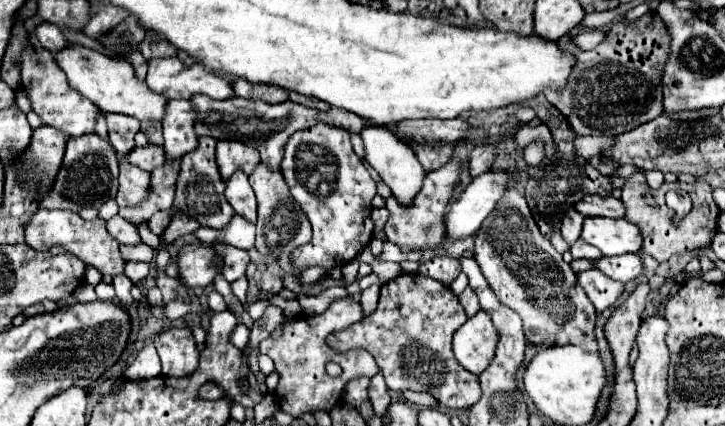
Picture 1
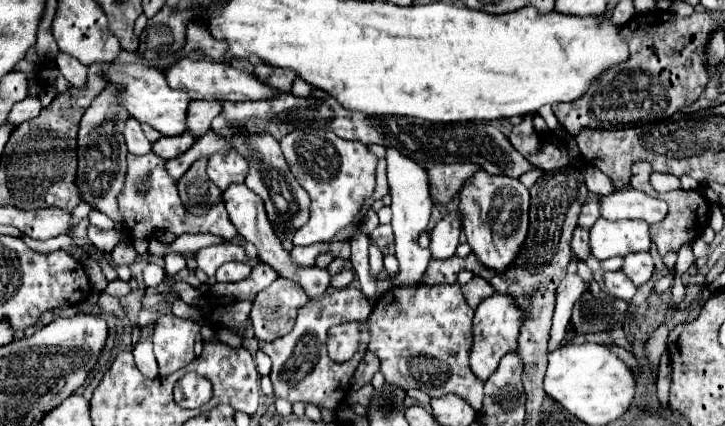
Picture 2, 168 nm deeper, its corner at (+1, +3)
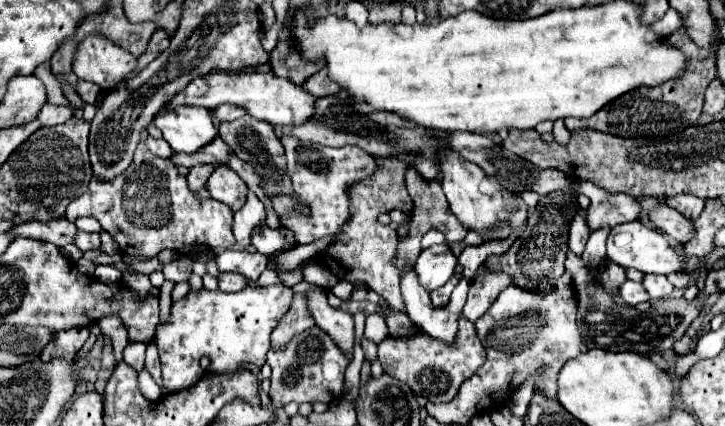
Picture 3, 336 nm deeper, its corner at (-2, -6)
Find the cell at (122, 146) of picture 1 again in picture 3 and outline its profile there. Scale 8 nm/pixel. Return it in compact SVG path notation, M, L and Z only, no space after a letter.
M148 136L146 144L148 144L148 148L150 148L156 156L160 156L160 158L170 158L170 156L174 154L172 148L170 148L170 144L168 144L164 138L162 138L162 140L156 140L156 138Z

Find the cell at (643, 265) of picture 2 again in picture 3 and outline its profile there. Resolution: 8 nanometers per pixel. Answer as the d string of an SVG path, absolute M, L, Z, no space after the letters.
M646 274L644 278L644 288L648 290L650 298L668 298L674 292L674 286L668 282L666 276L656 276L656 274Z

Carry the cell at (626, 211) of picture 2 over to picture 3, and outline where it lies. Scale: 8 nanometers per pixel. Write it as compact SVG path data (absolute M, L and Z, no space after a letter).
M658 204L652 208L650 212L650 222L660 228L668 240L676 246L684 246L686 242L690 242L696 236L696 228L694 222L684 218L680 212L676 212L674 208L666 206L666 204Z

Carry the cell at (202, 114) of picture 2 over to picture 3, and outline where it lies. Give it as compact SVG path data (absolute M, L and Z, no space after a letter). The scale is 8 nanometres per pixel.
M222 104L212 114L214 114L214 118L218 118L218 122L224 122L224 120L236 120L236 118L244 116L246 112L240 110L236 104Z

